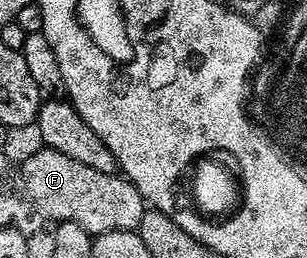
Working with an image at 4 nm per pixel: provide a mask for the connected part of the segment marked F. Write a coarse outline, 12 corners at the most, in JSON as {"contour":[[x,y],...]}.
{"contour":[[51,147],[23,163],[38,214],[92,237],[138,228],[122,174]]}

